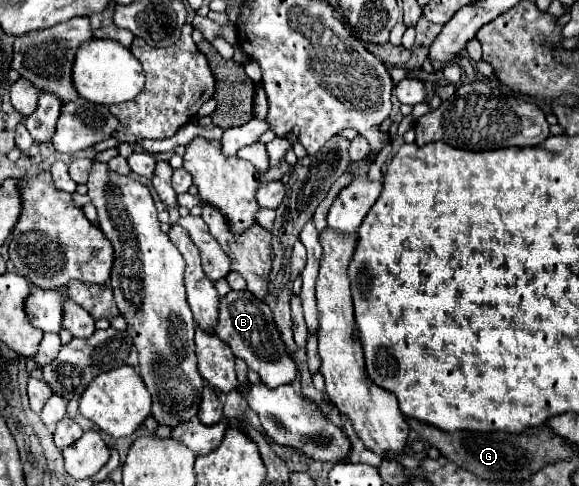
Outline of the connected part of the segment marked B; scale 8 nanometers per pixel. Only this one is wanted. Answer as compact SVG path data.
M231 291L225 297L221 297L219 325L215 327L215 333L233 349L237 357L241 357L249 365L249 369L259 373L265 385L279 387L289 385L297 379L299 373L295 359L291 357L287 345L281 339L281 333L273 319L273 311L249 291Z

